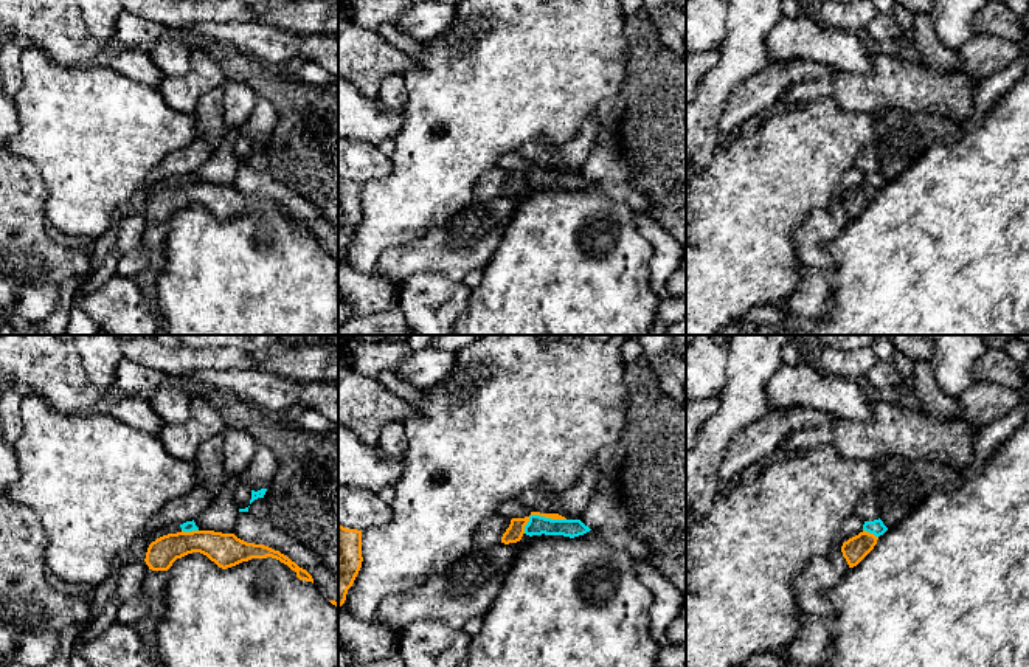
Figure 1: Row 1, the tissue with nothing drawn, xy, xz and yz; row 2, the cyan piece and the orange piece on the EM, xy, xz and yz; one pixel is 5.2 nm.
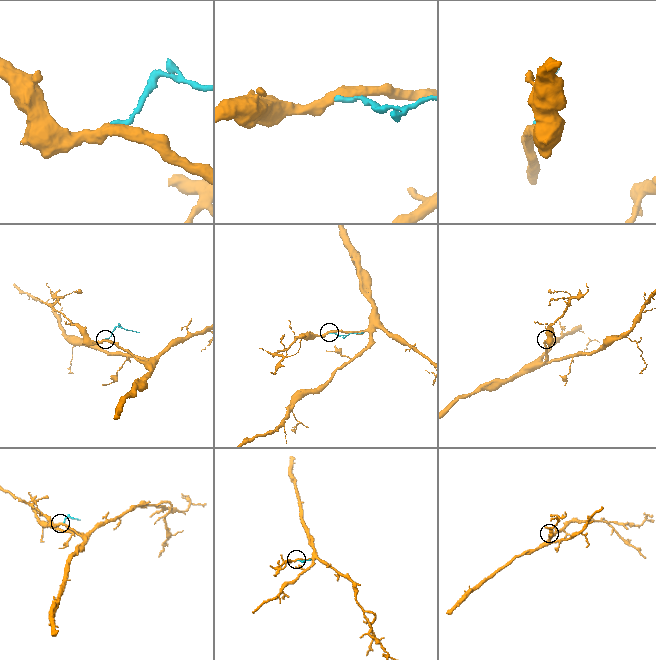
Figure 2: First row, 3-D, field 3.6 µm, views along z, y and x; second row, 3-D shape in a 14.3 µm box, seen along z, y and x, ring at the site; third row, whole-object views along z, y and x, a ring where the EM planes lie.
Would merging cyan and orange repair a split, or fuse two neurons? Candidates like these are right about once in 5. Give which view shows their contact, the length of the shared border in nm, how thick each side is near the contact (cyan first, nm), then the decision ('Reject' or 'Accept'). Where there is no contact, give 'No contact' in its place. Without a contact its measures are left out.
Touches cyan in xz. Shared border 240 nm. Thickness 100 nm (cyan) against 90 nm. Reject

